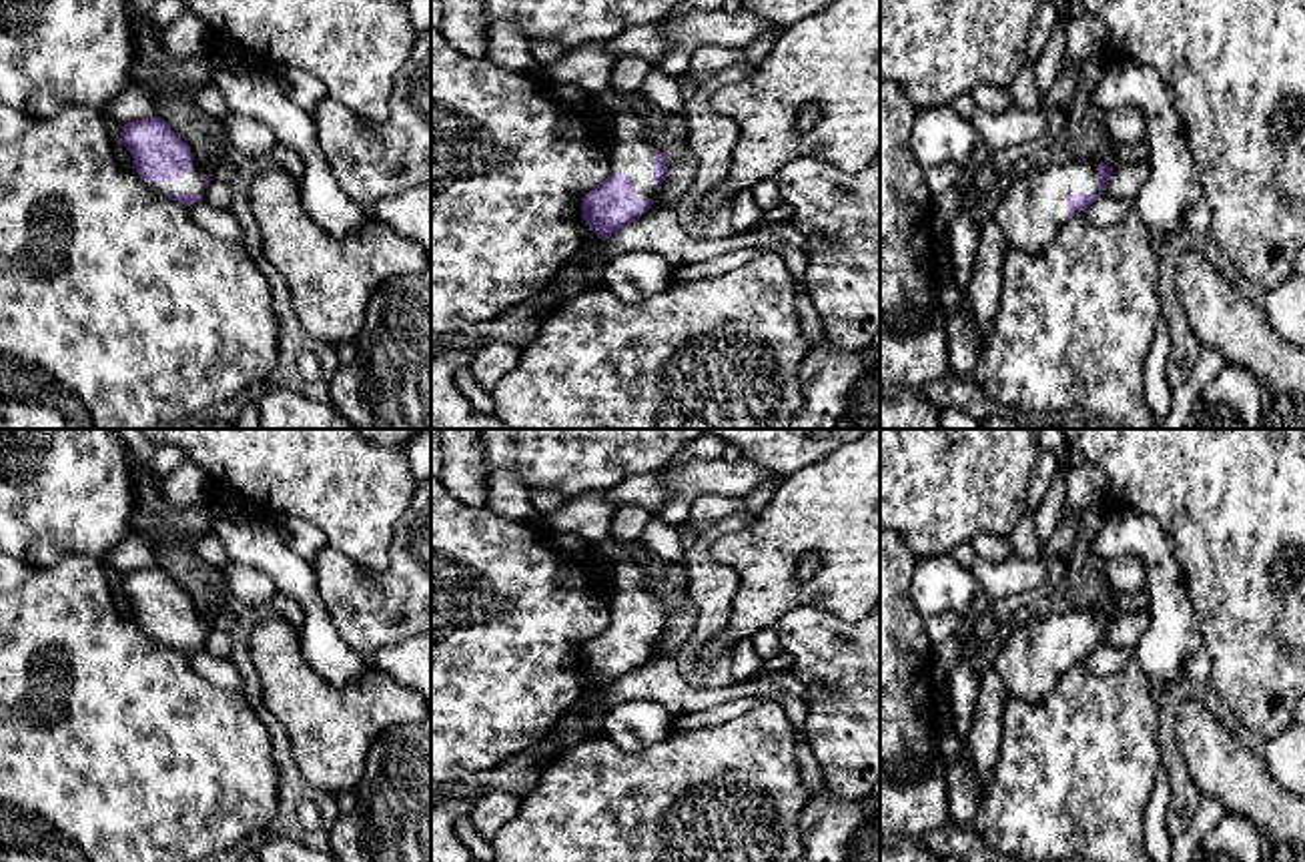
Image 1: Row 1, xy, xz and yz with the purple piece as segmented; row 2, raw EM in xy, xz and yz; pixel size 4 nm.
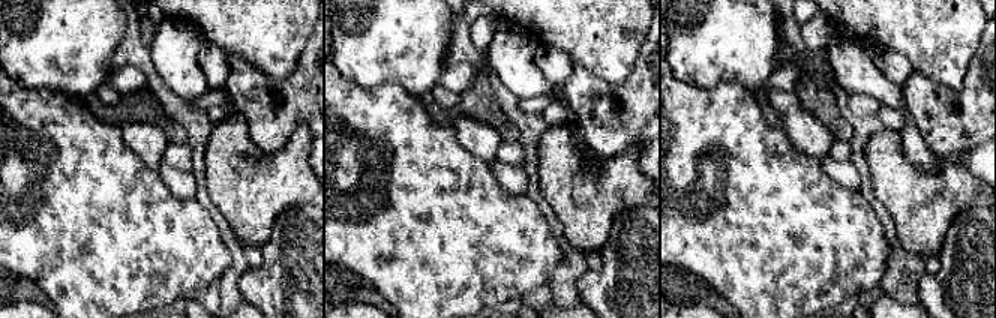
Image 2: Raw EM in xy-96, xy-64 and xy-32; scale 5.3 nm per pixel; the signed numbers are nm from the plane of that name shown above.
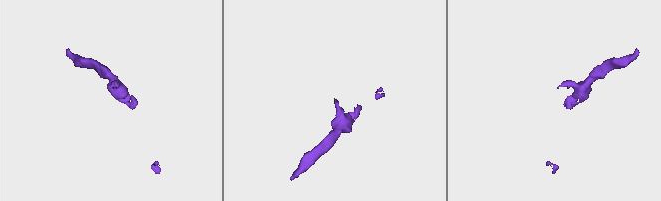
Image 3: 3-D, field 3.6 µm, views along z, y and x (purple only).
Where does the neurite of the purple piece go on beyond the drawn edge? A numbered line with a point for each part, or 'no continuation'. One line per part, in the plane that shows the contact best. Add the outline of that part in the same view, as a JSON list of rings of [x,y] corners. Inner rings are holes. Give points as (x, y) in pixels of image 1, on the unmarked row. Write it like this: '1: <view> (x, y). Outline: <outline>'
1: yz (1033, 658). Outline: [[[1064,611],[1044,619],[1020,619],[1006,633],[994,670],[1010,696],[1040,704],[1068,670],[1068,643],[1099,643],[1097,611]]]

